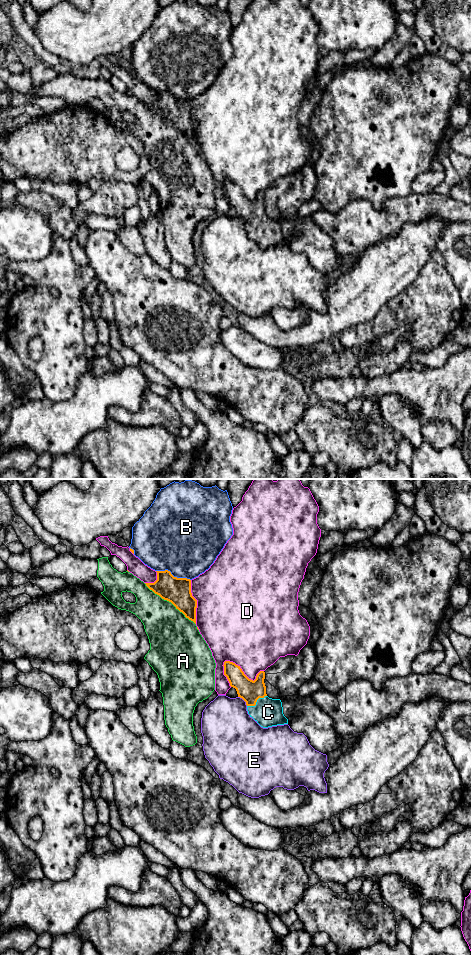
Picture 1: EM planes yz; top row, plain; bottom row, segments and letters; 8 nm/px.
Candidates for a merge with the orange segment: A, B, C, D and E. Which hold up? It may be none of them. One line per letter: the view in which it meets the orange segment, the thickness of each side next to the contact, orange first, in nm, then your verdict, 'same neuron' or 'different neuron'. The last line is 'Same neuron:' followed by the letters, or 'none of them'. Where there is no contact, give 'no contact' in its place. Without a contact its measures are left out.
A: contact in yz; calibres 200 and 360 nm; different neuron
B: contact in yz; calibres 200 and 460 nm; different neuron
C: contact in yz; calibres 180 and 240 nm; same neuron
D: contact in yz; calibres 180 and 440 nm; different neuron
E: contact in yz; calibres 180 and 400 nm; different neuron
Same neuron: C

